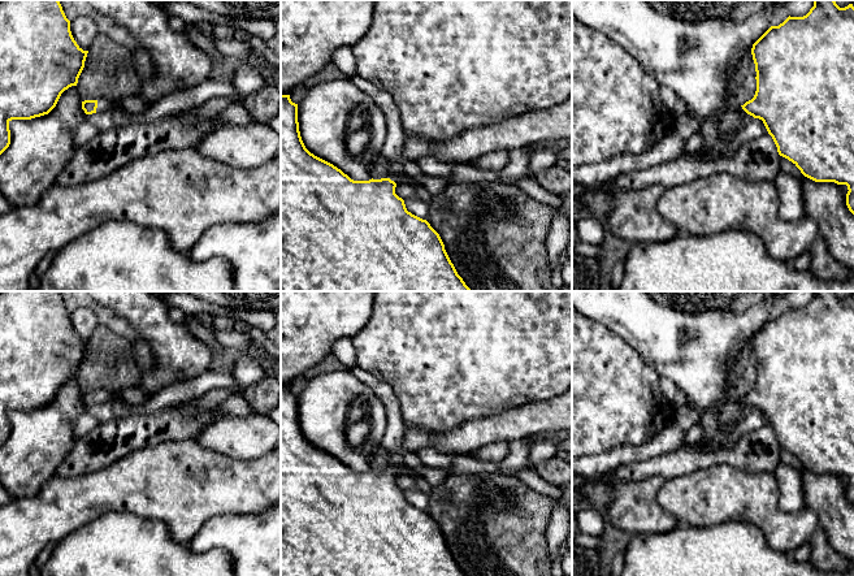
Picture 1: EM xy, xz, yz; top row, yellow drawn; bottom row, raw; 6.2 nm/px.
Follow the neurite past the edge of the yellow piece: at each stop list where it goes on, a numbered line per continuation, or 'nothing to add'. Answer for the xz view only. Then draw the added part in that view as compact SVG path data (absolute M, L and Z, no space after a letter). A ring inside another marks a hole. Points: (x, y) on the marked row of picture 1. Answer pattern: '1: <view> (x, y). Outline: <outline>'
1: xz (397, 167). Outline: M390 161L390 166L391 166L391 174L390 174L390 179L395 181L395 178L404 173L403 172L403 161Z

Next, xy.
1: xy (103, 104). Outline: M97 99L96 112L104 112L107 109L113 109L114 104L105 99Z

